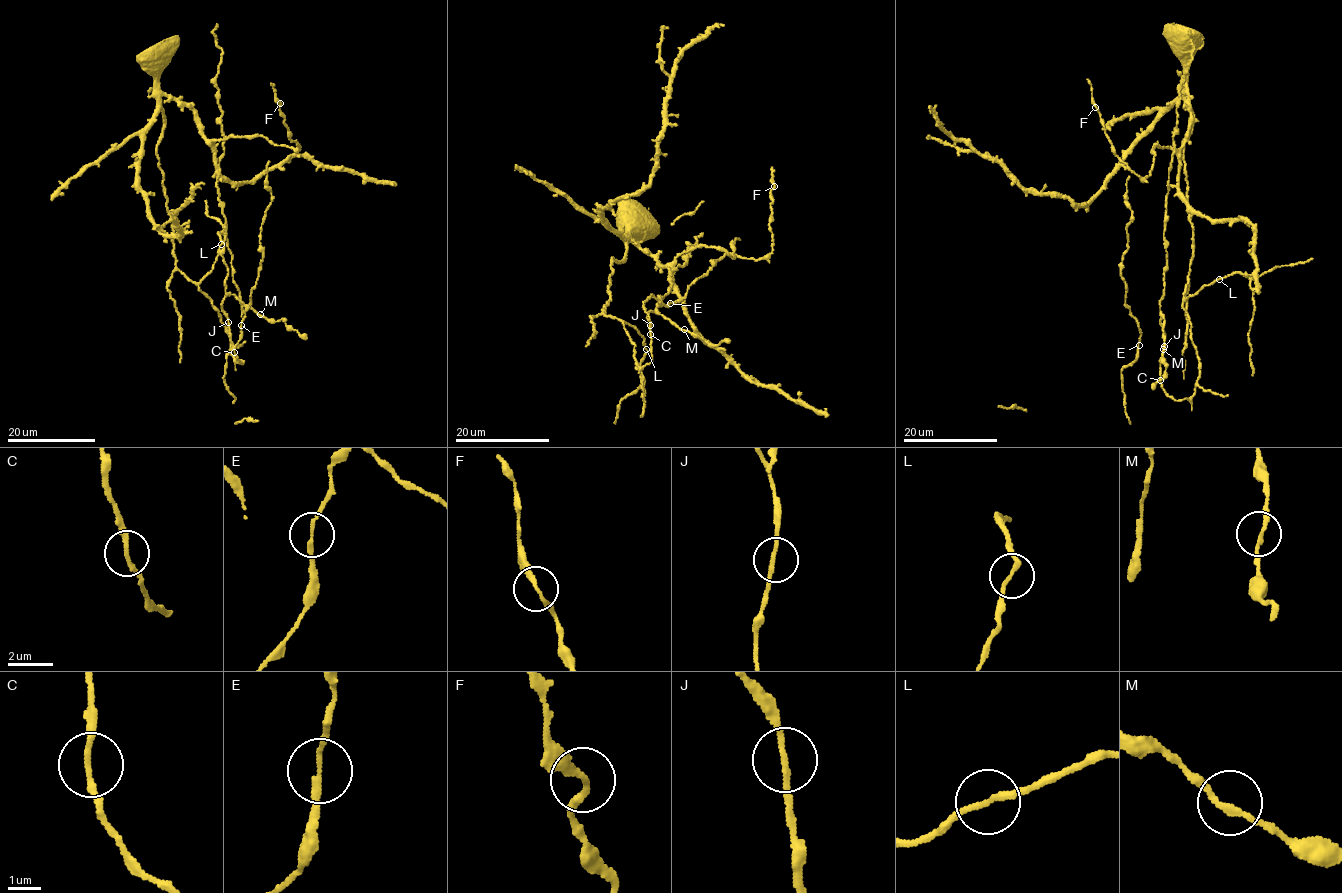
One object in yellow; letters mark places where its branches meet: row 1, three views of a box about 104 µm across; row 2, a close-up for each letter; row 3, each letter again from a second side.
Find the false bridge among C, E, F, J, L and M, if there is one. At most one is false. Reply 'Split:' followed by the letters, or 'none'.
Split: none

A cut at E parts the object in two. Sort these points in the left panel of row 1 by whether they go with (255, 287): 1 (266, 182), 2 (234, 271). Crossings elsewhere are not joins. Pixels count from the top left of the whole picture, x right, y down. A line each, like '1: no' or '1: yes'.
1: yes
2: no

